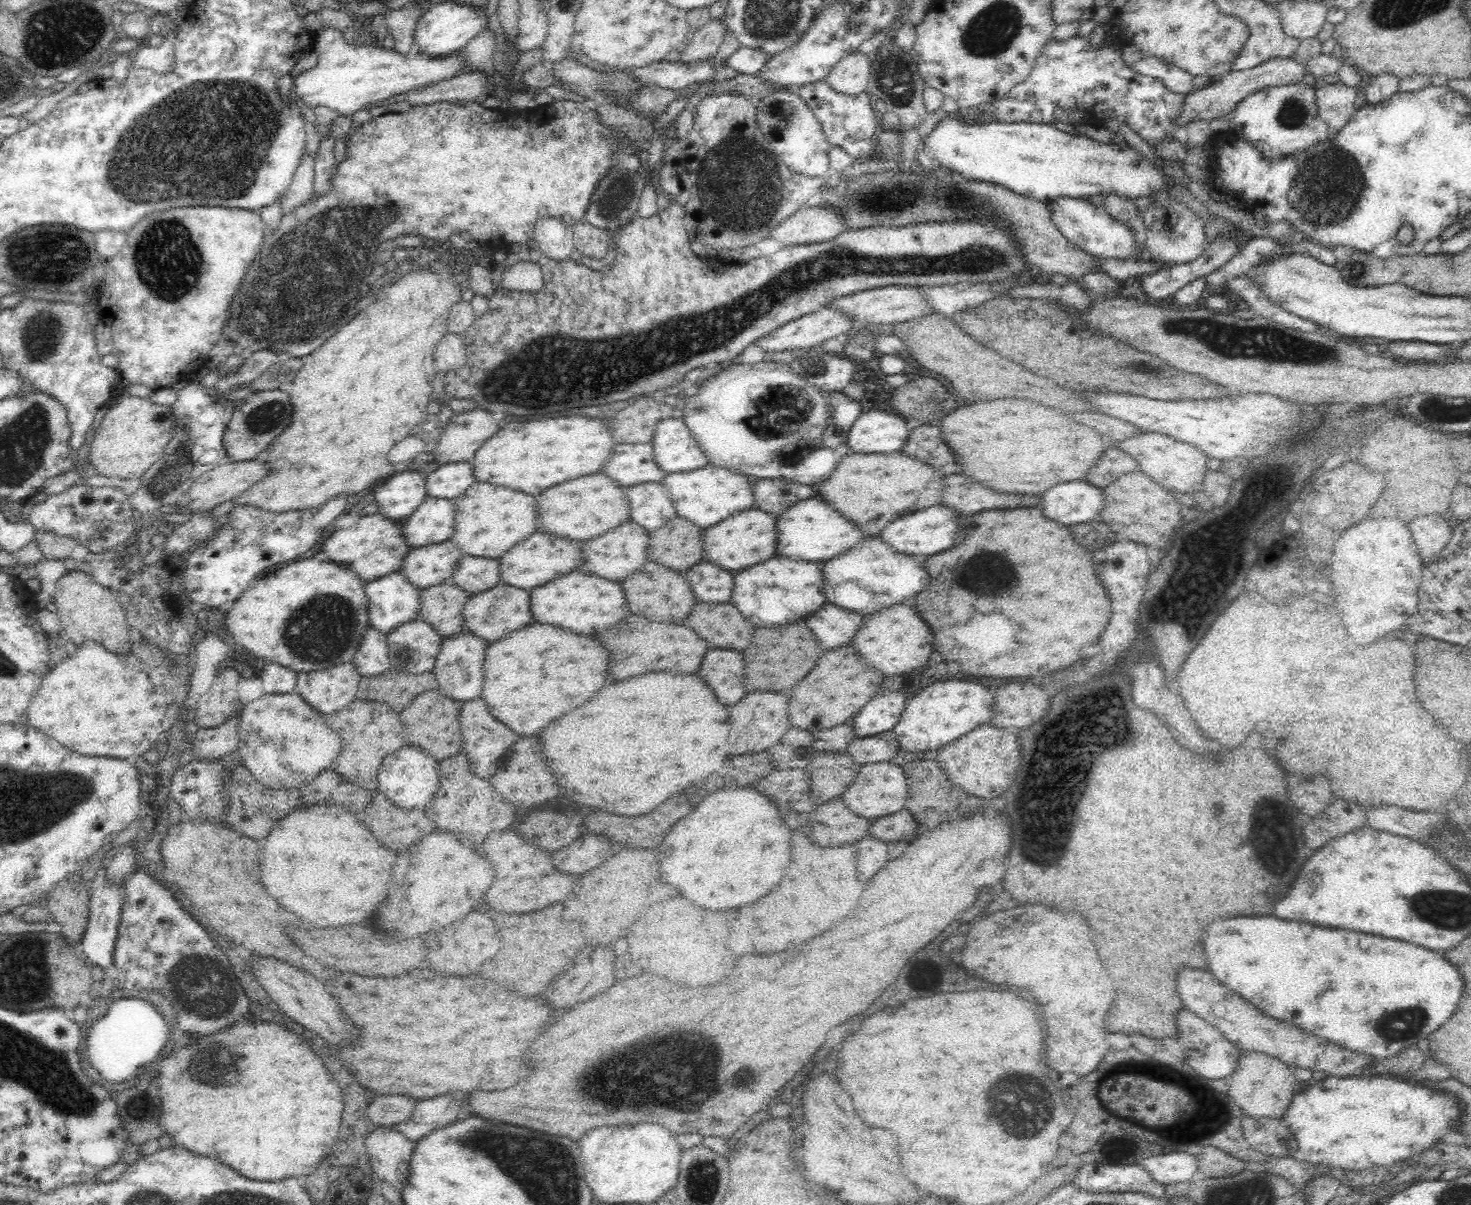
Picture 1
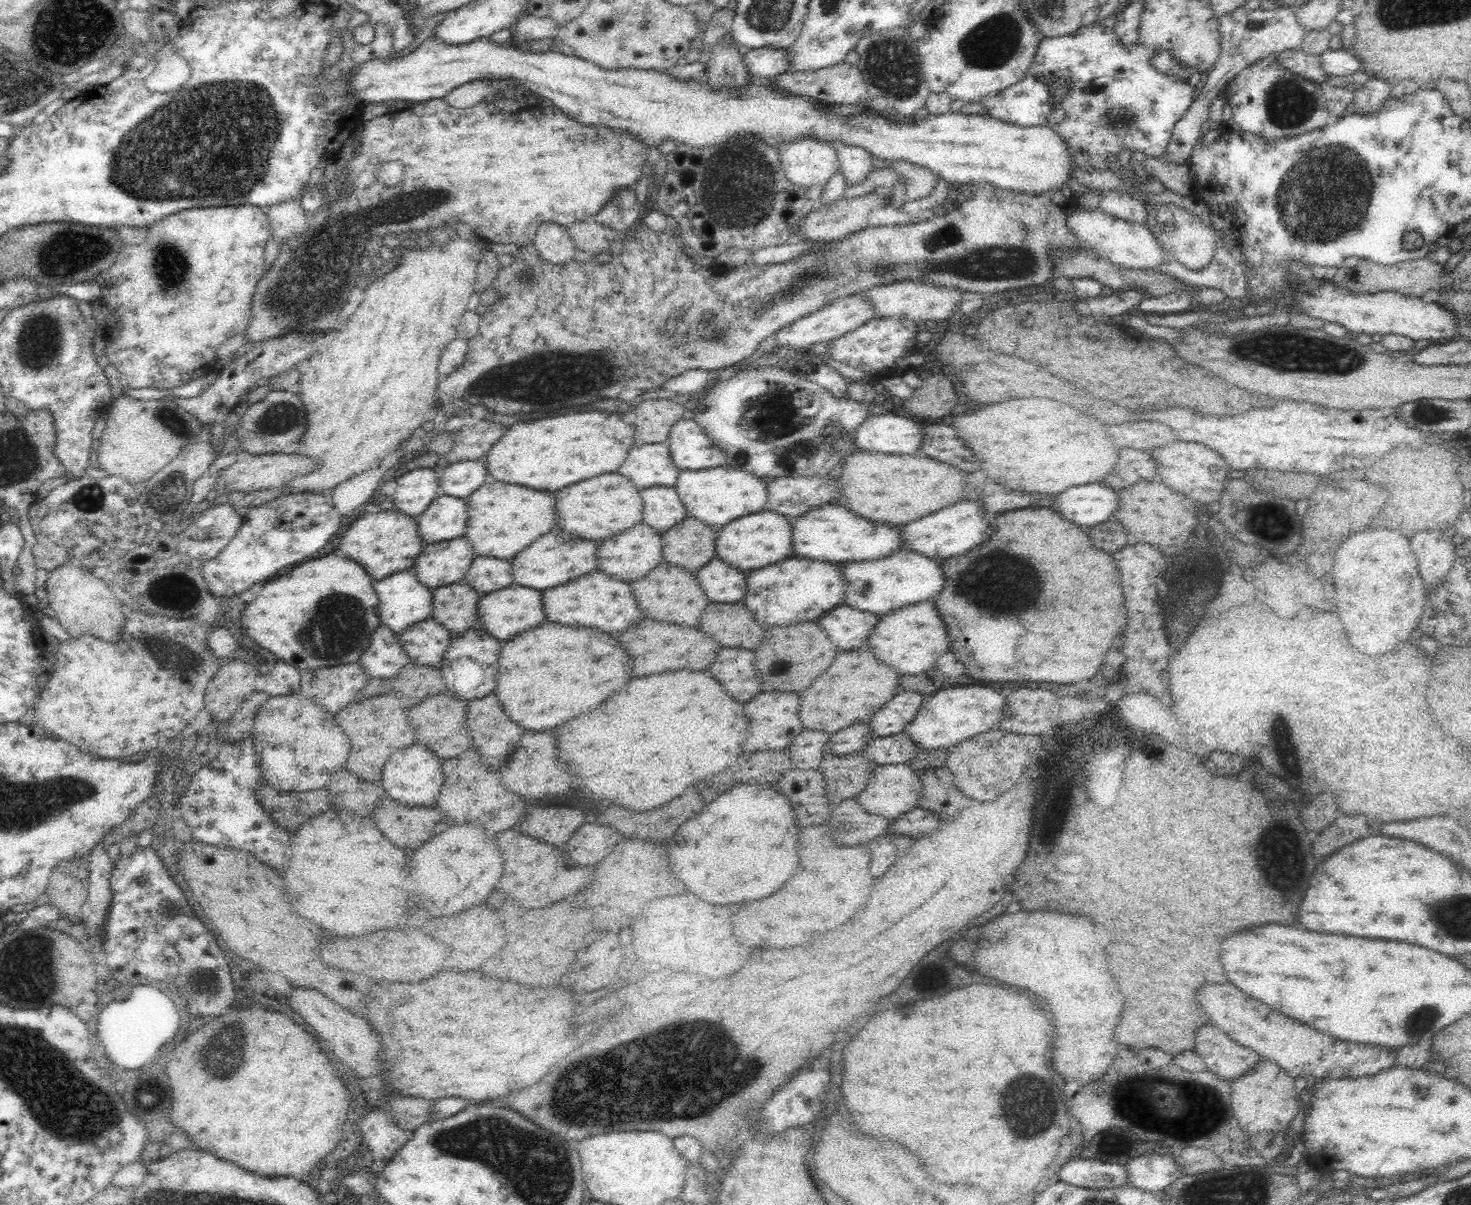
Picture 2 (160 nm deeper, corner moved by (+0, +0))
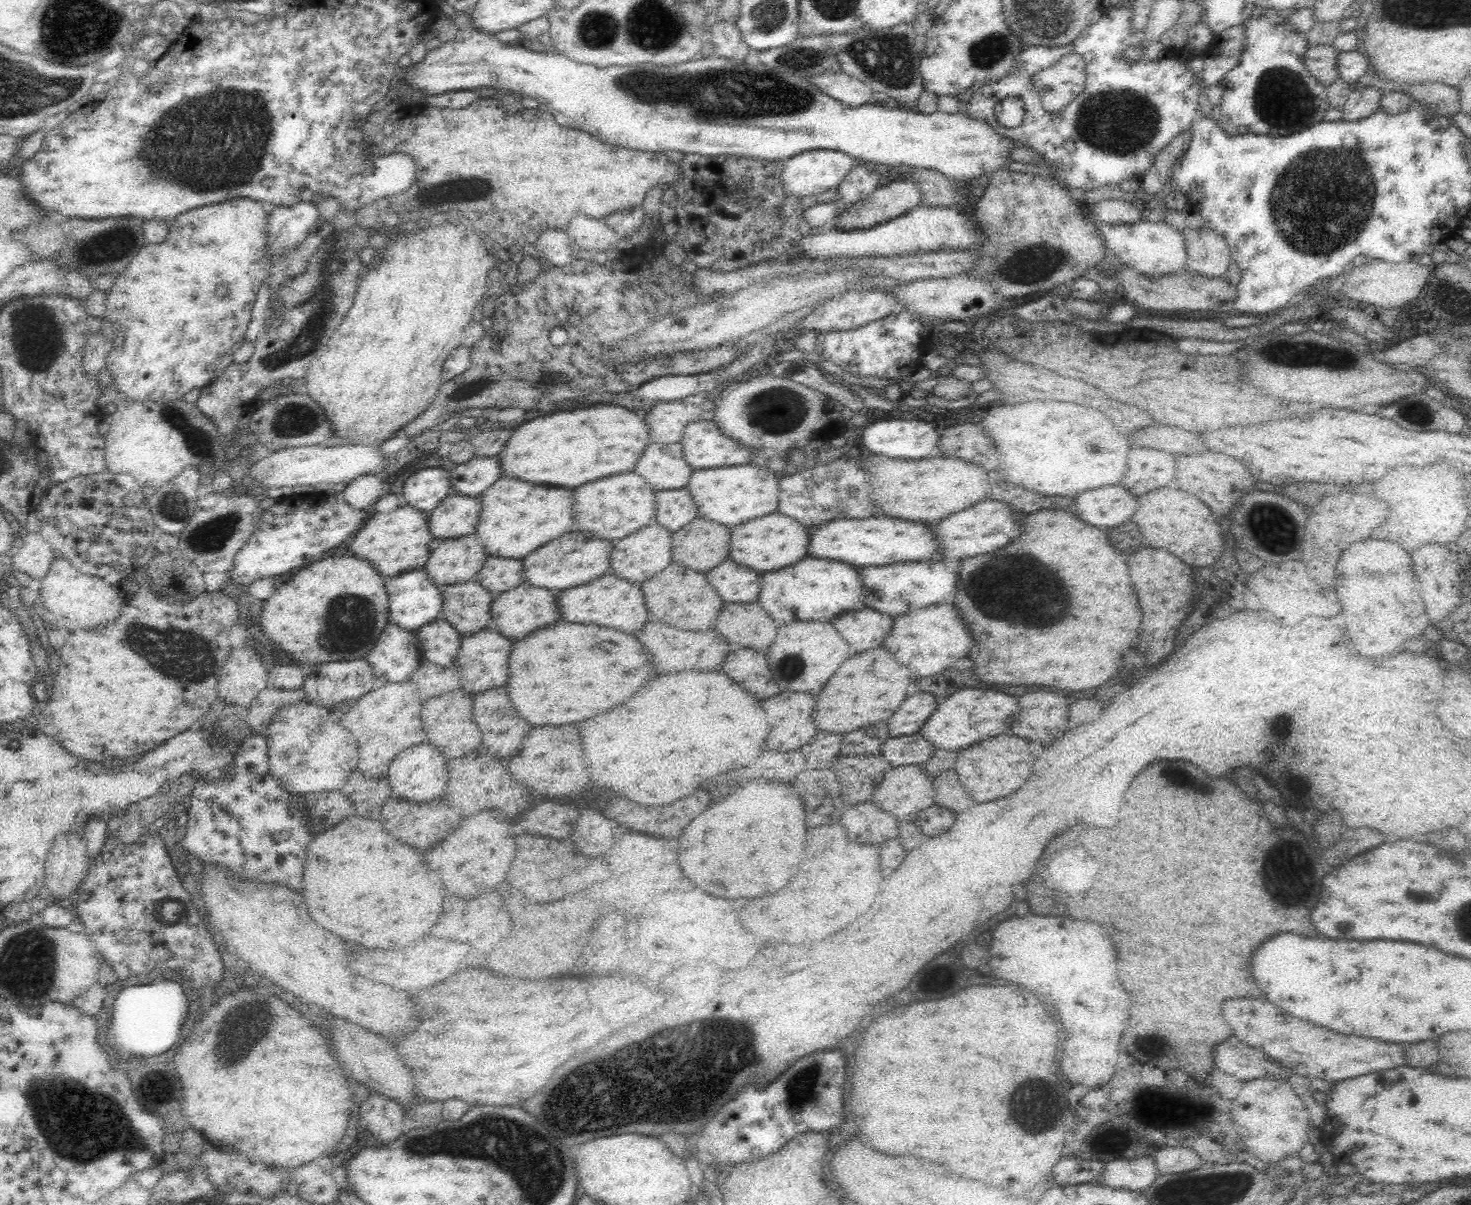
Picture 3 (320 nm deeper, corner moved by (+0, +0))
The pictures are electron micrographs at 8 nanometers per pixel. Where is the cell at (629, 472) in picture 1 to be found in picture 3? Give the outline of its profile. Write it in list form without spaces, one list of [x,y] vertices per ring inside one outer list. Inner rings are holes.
[[[682,443],[650,444],[636,466],[654,490],[678,490],[688,486],[691,466],[684,460]]]

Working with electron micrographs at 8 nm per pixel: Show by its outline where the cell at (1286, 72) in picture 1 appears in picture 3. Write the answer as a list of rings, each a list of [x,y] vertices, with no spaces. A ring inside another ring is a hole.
[[[1332,44],[1314,45],[1306,51],[1306,69],[1325,87],[1339,80],[1339,52]]]

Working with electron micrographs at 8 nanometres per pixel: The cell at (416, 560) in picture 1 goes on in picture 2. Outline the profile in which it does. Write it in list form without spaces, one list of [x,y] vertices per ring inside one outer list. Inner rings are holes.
[[[466,538],[446,540],[430,546],[426,544],[414,563],[414,570],[417,579],[433,590],[462,580],[468,574],[472,560],[474,552]]]

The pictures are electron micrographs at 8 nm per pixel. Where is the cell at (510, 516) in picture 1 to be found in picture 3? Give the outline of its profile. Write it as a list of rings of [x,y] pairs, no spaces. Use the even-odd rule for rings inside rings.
[[[502,476],[480,496],[482,508],[475,535],[490,556],[522,560],[532,550],[574,530],[572,494],[564,488],[542,488],[530,482]]]

